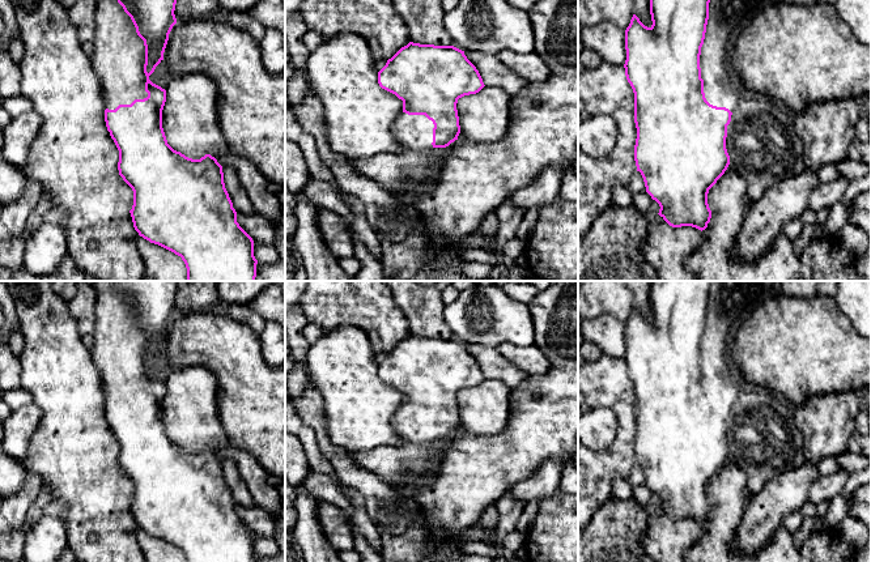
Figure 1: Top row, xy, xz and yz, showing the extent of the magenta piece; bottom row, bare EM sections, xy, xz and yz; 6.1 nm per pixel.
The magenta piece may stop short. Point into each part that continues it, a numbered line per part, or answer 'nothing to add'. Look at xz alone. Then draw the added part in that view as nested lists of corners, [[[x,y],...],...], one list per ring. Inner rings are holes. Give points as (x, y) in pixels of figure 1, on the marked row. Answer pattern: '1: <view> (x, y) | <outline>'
1: xz (415, 132) | [[[400,112],[392,124],[396,140],[404,149],[424,152],[432,149],[434,124],[425,115]]]

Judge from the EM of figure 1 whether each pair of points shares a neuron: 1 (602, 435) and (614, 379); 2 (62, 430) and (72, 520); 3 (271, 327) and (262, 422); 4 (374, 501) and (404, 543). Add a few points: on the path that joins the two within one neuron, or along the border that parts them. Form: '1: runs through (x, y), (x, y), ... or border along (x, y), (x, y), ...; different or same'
1: border along (591, 408), (607, 407), (615, 414), (615, 438); different
2: runs through (73, 452), (73, 498); same
3: border along (258, 333), (262, 357), (271, 366); different
4: runs through (385, 511), (403, 532); same

